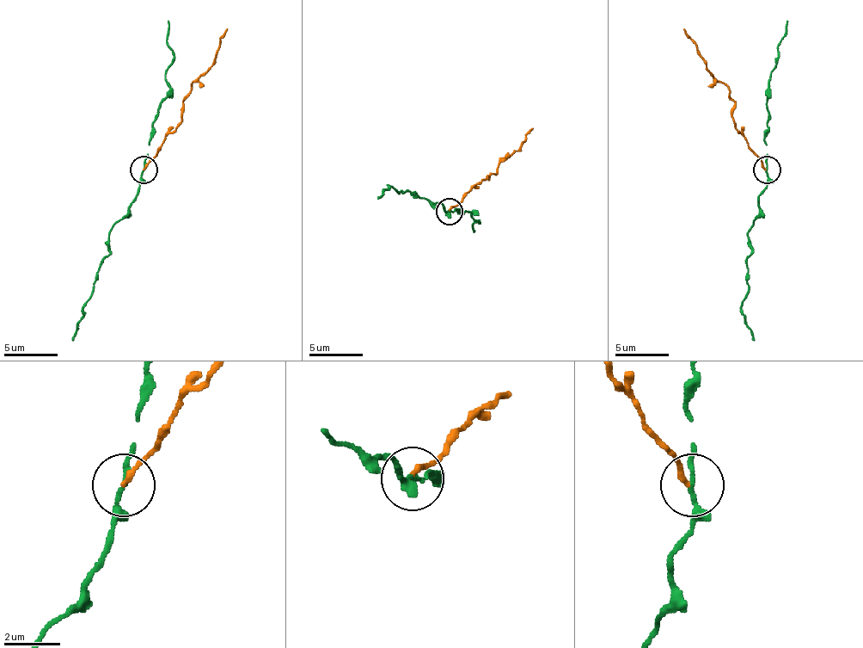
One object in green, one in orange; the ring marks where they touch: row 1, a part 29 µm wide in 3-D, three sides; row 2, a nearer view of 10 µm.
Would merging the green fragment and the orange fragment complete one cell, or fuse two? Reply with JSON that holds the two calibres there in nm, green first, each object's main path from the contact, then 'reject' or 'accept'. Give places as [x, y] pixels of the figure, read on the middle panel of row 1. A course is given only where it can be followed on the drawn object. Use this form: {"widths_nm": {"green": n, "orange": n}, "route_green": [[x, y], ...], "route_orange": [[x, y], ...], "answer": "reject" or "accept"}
{"widths_nm": {"green": 150, "orange": 190}, "route_green": [[449, 212], [440, 204], [416, 193], [413, 195], [408, 190], [400, 193], [389, 188], [378, 199]], "route_orange": [[449, 209], [480, 180], [494, 174], [518, 150], [532, 128]], "answer": "reject"}

